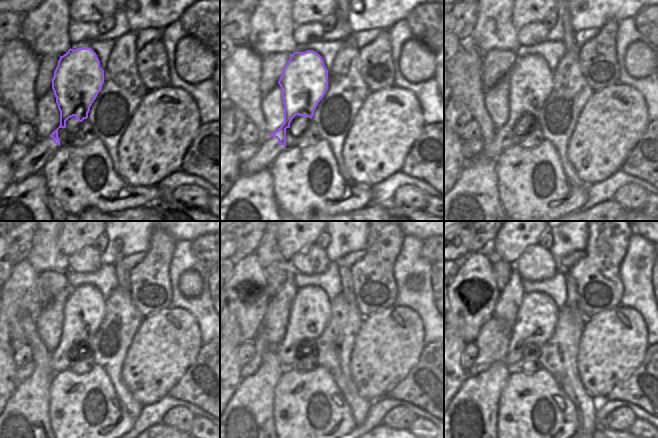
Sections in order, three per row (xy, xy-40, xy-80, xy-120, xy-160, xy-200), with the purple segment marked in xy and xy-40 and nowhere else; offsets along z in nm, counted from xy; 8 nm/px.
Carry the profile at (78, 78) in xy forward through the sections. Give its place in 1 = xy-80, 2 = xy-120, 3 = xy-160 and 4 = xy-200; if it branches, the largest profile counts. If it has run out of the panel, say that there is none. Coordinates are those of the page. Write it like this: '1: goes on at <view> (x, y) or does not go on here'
1: goes on at xy-80 (530, 79)
2: goes on at xy-120 (84, 309)
3: goes on at xy-160 (309, 314)
4: goes on at xy-200 (536, 317)

